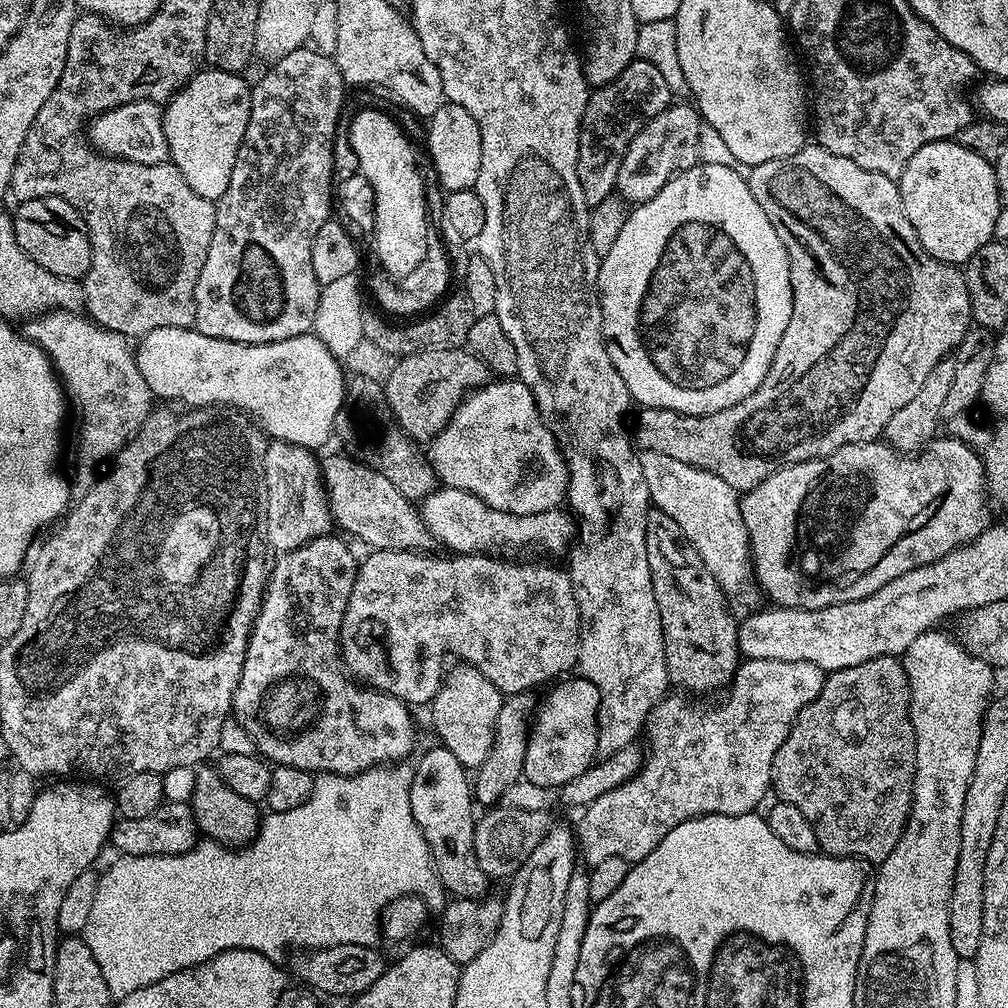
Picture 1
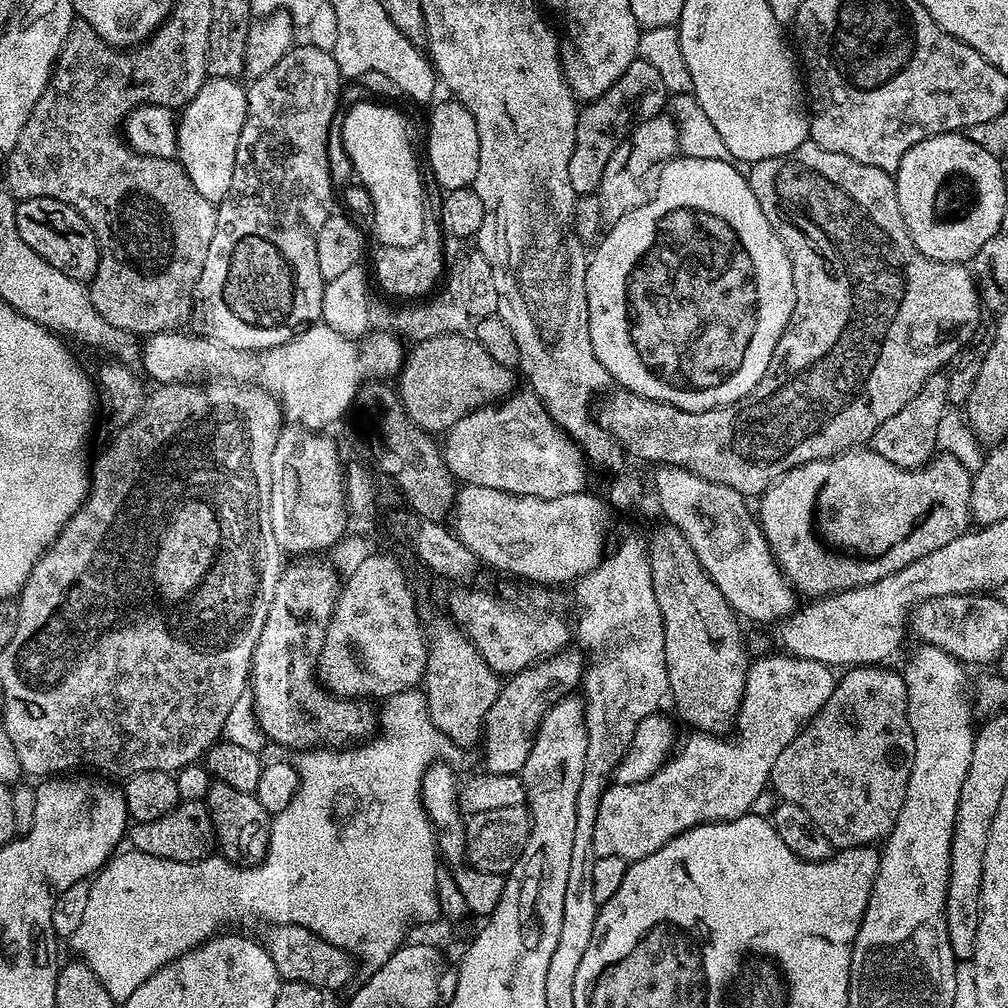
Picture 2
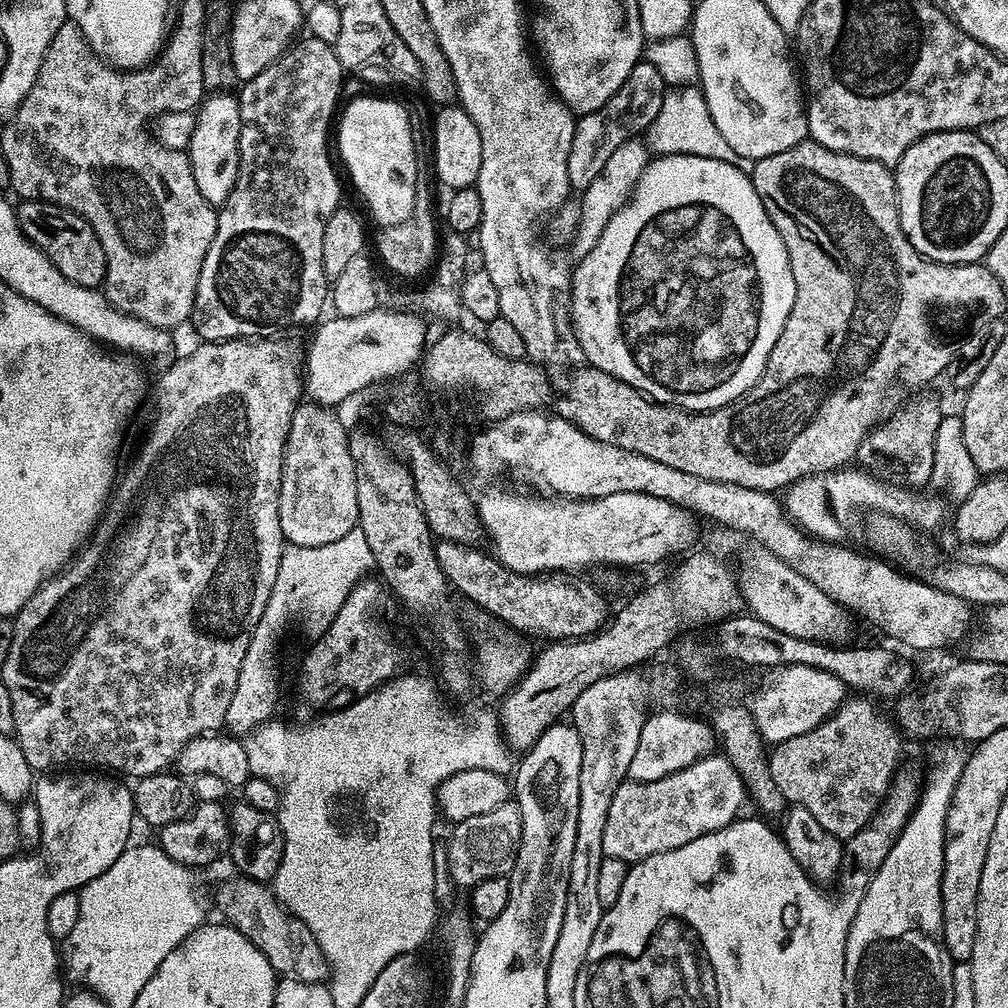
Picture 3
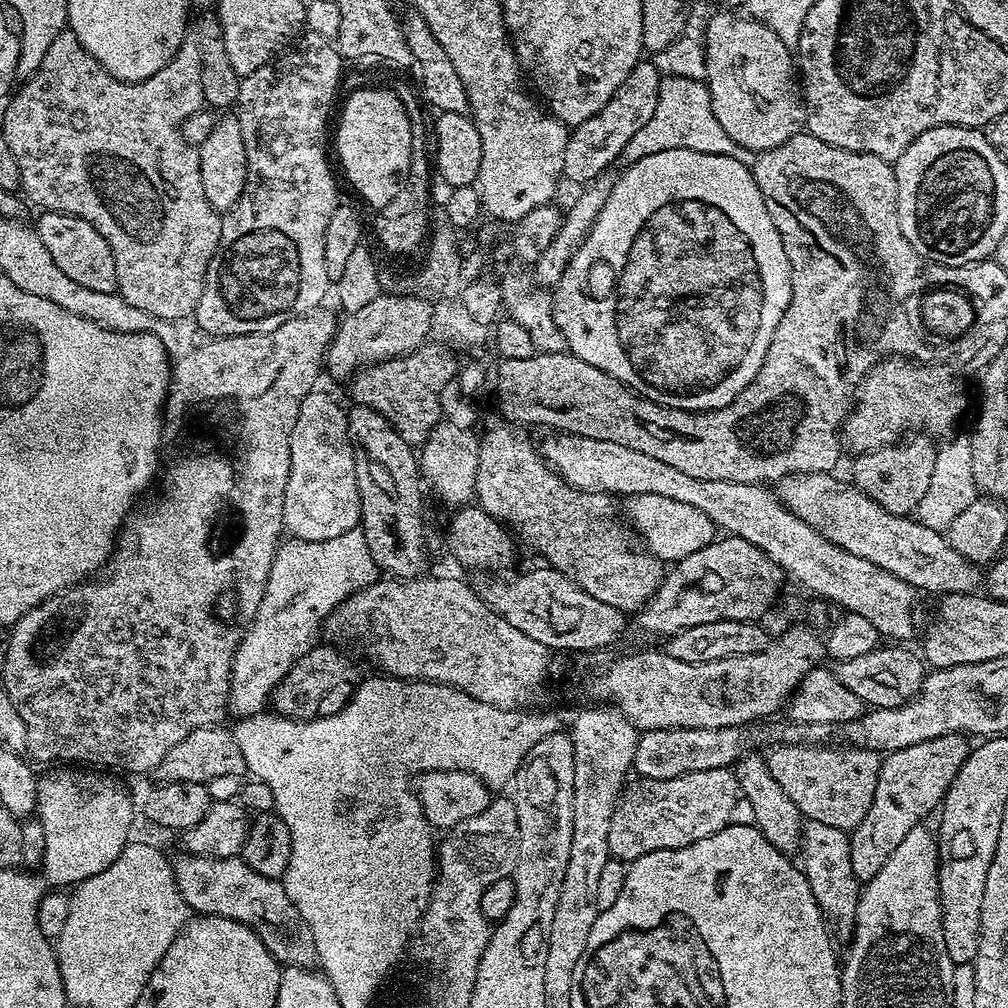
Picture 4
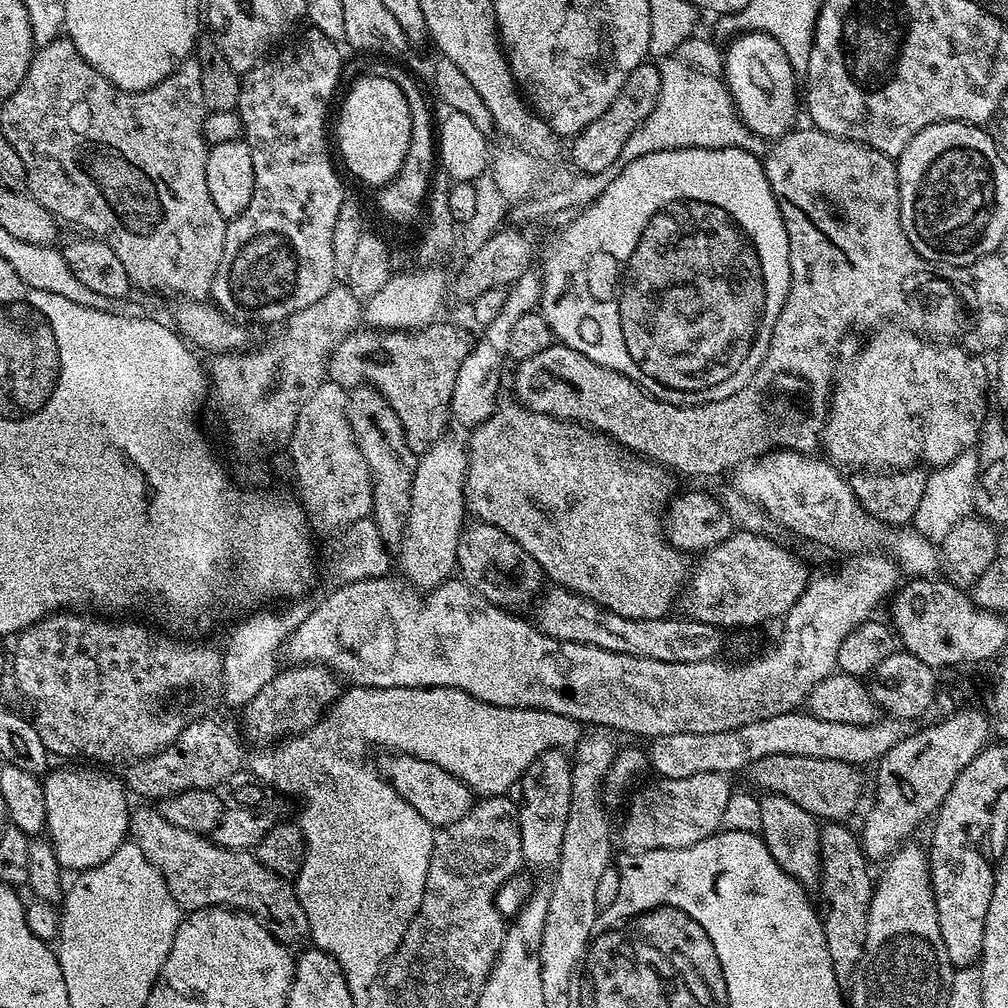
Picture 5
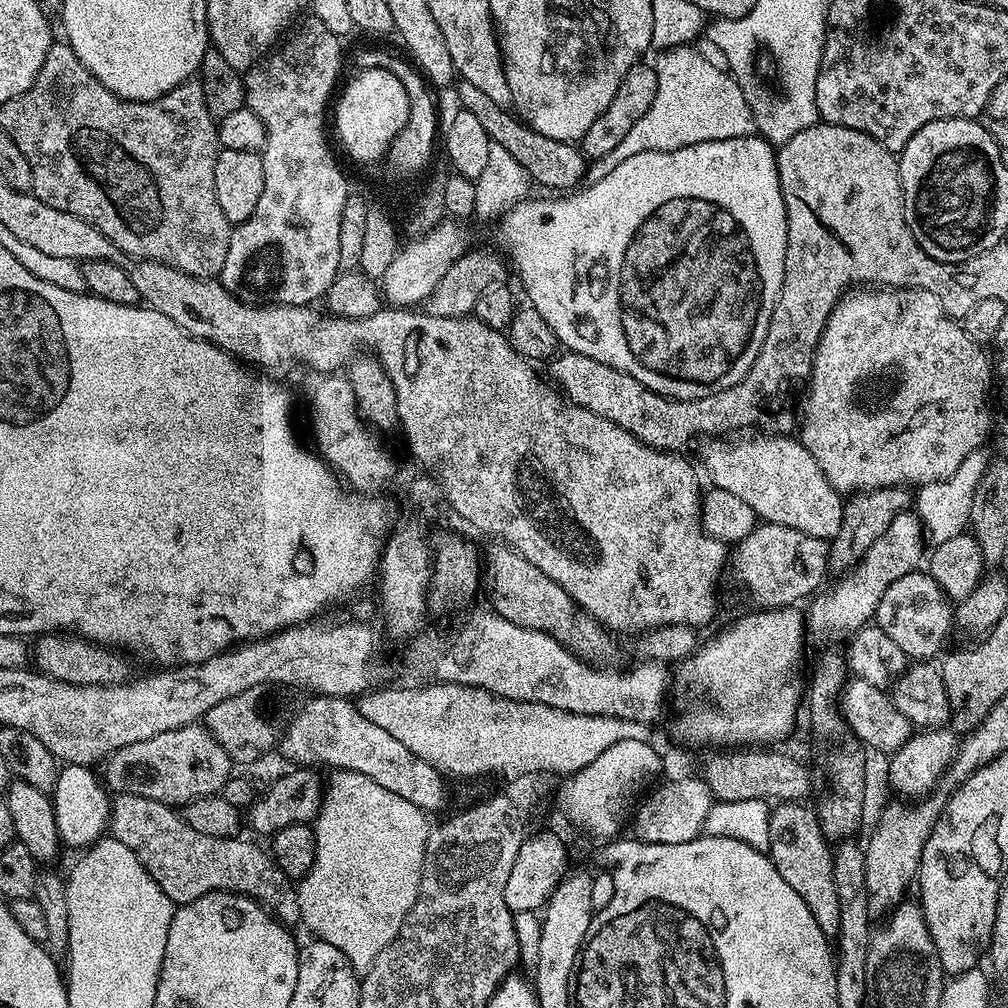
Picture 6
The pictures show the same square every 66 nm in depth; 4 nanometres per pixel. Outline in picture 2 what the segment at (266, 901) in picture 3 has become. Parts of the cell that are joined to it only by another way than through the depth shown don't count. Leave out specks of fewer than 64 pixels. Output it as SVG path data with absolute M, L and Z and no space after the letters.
M277 924L267 930L268 937L263 937L262 943L270 954L281 981L306 982L321 990L340 988L351 982L354 960L344 949L326 942L315 932L297 924Z

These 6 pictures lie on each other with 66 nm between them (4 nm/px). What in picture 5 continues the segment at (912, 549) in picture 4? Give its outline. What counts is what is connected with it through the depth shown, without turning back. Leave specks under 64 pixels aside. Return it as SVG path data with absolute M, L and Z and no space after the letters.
M787 450L768 452L751 462L741 463L731 476L731 487L735 491L759 505L771 521L777 520L804 540L847 554L887 550L899 564L901 573L912 578L931 577L935 573L932 571L941 567L942 552L937 545L922 538L911 526L891 528L866 514L858 498L854 498L851 483L840 477L843 476L841 469L819 455Z

